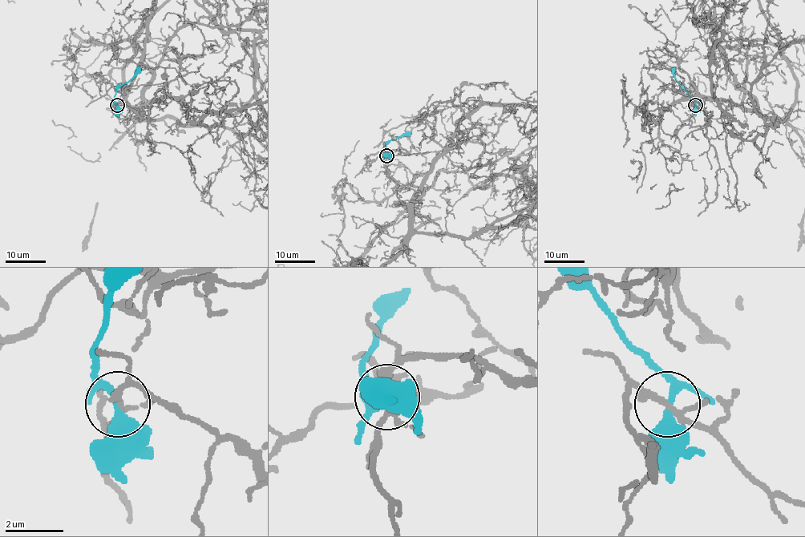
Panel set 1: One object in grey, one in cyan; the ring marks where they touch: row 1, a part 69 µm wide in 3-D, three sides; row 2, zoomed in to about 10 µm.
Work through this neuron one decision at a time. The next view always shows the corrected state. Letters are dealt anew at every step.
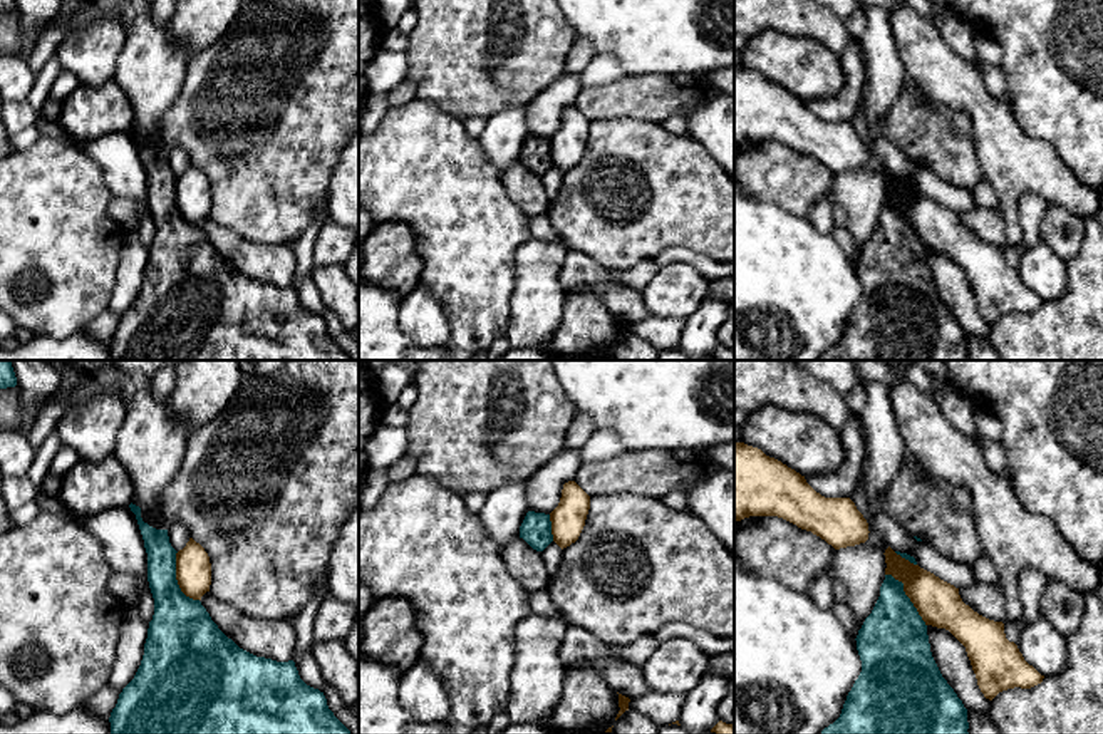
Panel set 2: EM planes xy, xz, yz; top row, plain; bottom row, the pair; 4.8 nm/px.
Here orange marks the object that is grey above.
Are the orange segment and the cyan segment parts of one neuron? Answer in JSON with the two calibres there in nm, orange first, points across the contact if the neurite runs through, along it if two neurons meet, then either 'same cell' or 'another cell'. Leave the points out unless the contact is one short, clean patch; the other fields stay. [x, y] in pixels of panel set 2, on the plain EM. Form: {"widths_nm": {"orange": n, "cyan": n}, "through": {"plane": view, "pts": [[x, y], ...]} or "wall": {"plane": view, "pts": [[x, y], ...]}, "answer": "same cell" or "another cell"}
{"widths_nm": {"orange": 220, "cyan": 340}, "wall": {"plane": "yz", "pts": [[885, 198], [890, 198], [902, 208], [904, 218], [926, 250]]}, "answer": "another cell"}

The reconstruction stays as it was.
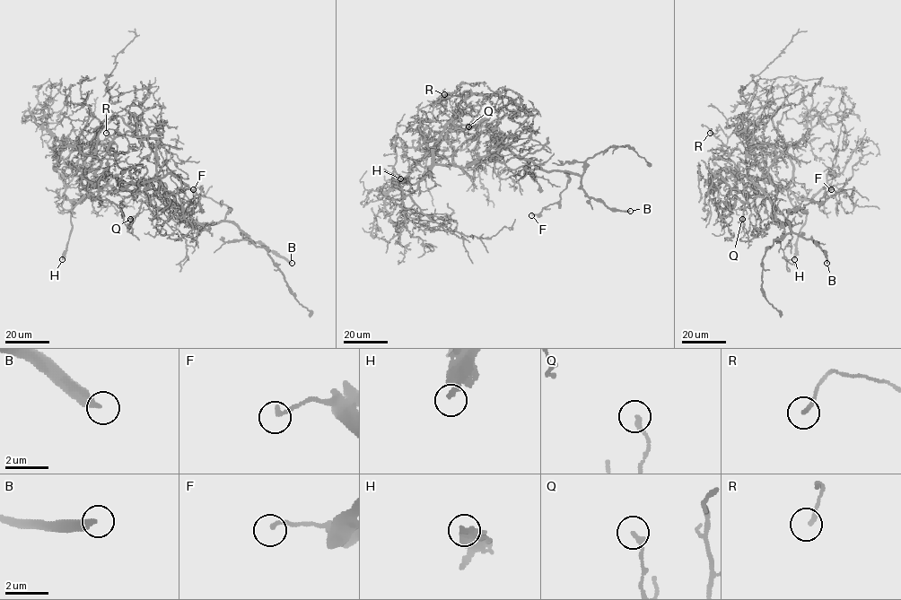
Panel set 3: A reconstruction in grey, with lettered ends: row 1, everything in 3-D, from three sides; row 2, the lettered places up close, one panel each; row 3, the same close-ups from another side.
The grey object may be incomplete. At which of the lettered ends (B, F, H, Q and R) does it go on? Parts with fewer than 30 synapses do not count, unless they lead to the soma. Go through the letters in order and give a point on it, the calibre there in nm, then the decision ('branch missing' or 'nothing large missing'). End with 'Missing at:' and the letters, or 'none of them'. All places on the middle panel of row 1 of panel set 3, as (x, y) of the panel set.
B: at (630, 211); 360 nm thick; nothing large missing
F: at (531, 215); 180 nm thick; nothing large missing
H: at (400, 178); 220 nm thick; branch missing
Q: at (468, 126); 240 nm thick; nothing large missing
R: at (444, 94); 200 nm thick; nothing large missing
Missing at: H

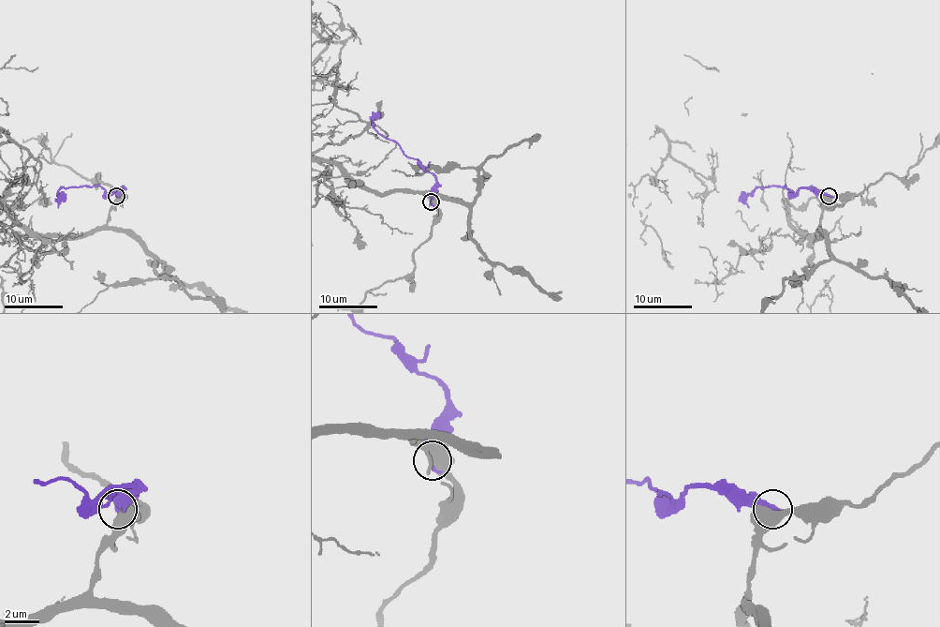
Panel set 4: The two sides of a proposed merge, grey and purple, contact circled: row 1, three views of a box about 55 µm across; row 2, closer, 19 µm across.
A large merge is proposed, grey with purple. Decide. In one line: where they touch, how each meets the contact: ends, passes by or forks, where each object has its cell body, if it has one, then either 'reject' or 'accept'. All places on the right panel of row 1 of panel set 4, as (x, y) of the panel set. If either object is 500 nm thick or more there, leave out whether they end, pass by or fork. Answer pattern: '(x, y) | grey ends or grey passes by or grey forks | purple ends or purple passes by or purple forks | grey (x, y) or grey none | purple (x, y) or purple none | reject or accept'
(829, 196) | grey forks | purple ends | grey none | purple none | accept

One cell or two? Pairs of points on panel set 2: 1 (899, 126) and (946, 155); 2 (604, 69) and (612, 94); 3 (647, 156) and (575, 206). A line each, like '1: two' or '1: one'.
1: one
2: two
3: one

